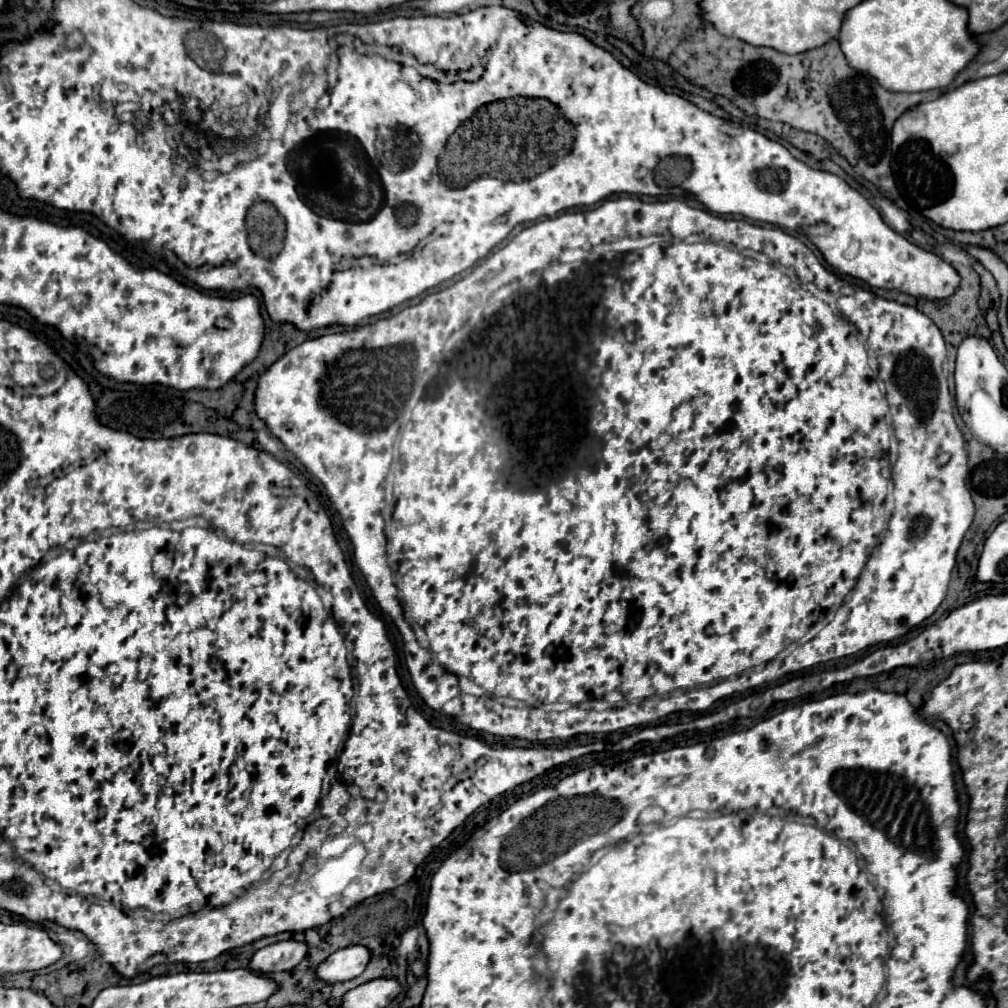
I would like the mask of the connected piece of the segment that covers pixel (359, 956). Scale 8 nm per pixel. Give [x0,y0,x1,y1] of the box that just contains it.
[317,945,371,983]

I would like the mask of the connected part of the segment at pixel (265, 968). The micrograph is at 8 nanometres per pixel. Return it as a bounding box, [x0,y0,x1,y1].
[251,939,309,973]

